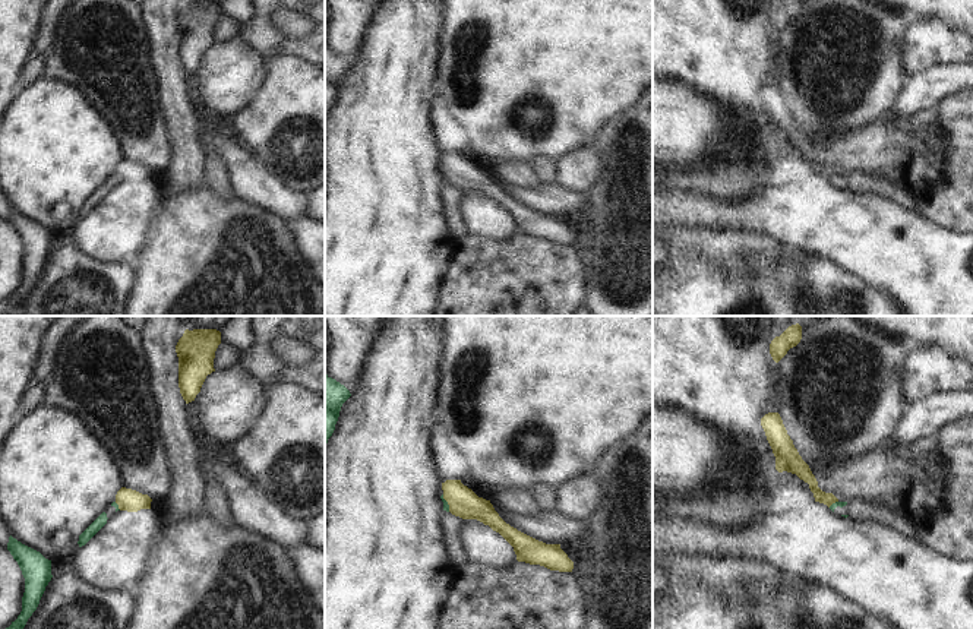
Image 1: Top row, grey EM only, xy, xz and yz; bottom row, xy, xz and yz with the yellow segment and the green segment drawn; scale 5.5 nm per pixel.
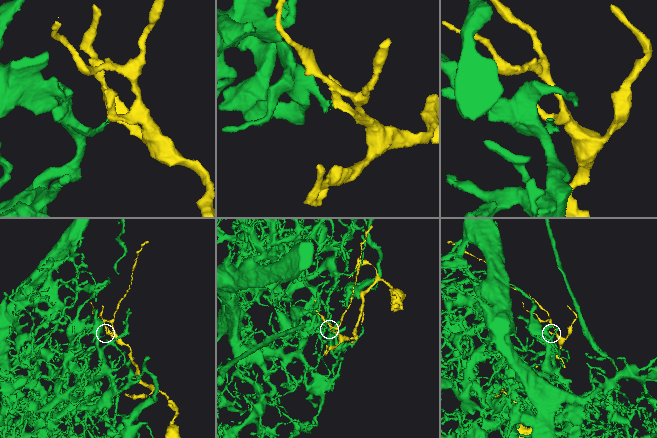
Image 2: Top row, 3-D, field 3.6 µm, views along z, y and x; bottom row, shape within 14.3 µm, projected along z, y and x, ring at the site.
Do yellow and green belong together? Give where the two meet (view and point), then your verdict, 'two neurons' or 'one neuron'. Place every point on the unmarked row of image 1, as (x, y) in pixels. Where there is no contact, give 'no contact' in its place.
meets yellow in xz at (448, 176); two neurons

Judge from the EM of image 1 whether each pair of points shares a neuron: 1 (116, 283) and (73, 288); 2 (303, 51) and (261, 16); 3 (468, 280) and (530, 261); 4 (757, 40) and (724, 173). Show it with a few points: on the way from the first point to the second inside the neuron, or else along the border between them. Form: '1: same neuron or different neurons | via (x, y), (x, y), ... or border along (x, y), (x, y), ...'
1: same neuron | via (106, 285), (101, 288), (84, 288)
2: same neuron | via (290, 47), (280, 46), (264, 29)
3: same neuron | via (483, 280), (511, 280), (515, 275)
4: same neuron | via (751, 73), (754, 139)

